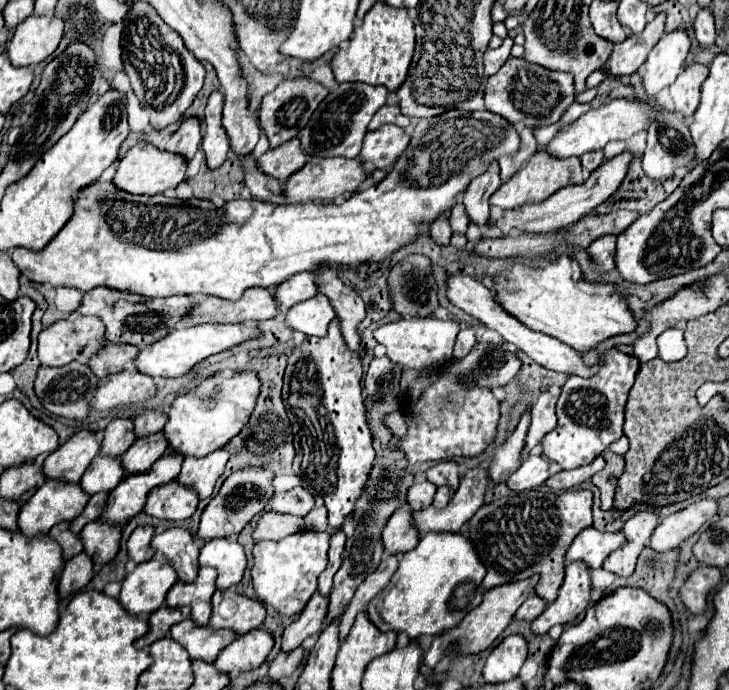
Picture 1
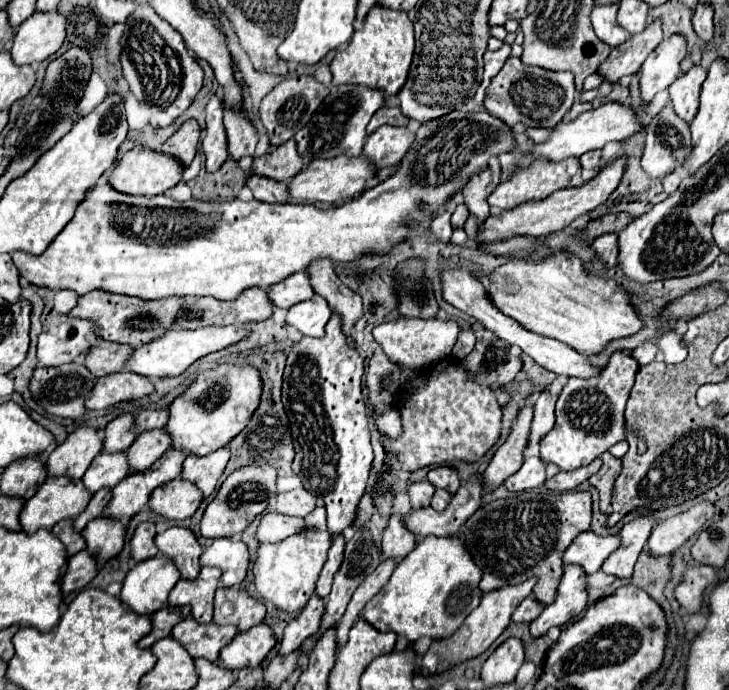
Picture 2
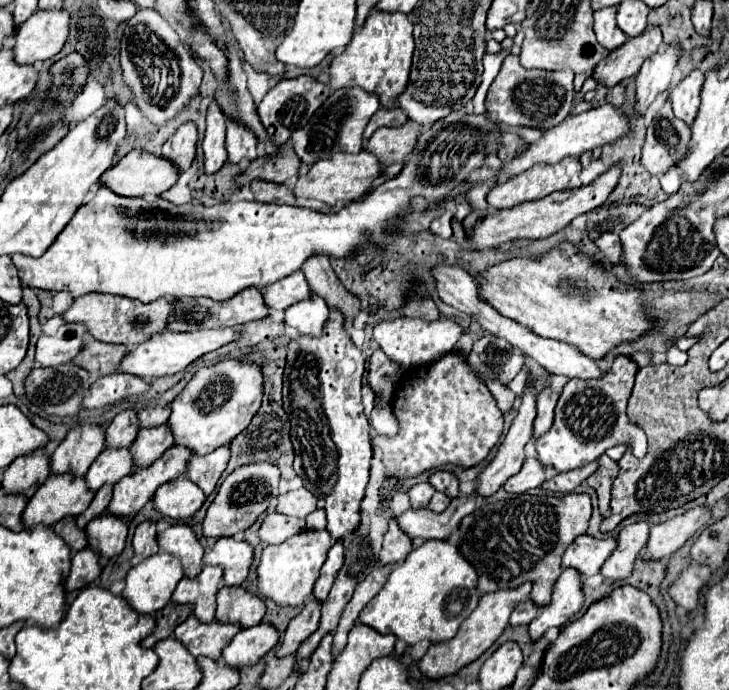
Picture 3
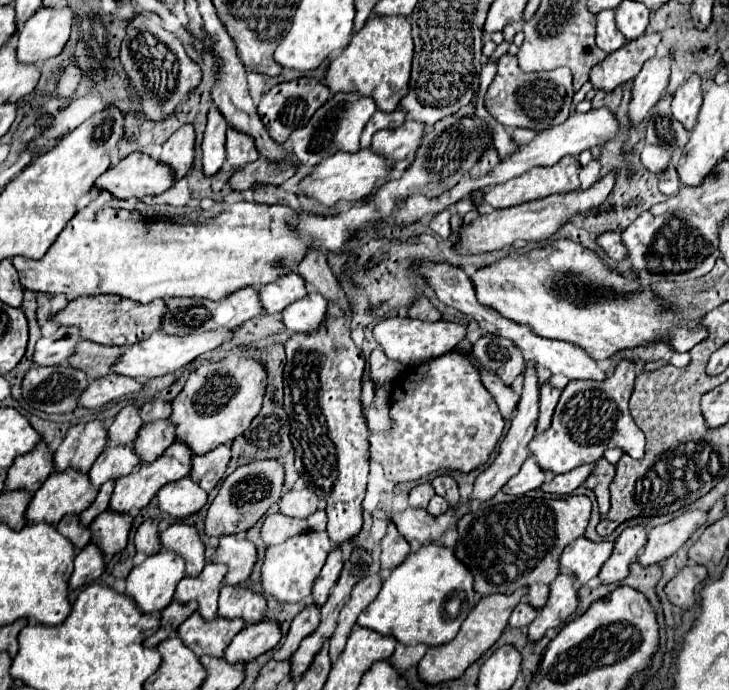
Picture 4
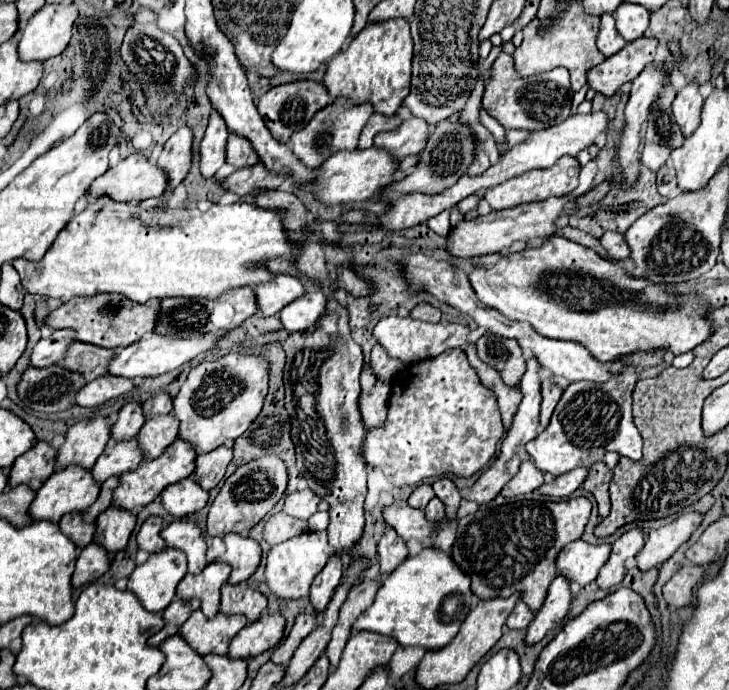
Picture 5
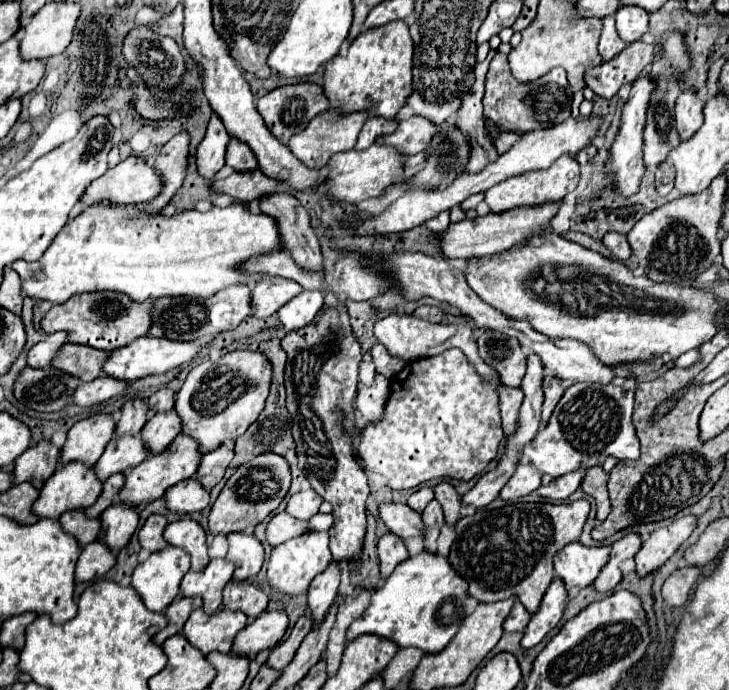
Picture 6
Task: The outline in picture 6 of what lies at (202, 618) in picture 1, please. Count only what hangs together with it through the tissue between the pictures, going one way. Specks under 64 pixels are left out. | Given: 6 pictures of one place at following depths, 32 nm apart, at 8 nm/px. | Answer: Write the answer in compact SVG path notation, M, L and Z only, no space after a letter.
M214 558L200 572L188 572L182 580L182 596L200 596L204 610L214 614L222 604L222 590L234 574L234 564L224 558Z

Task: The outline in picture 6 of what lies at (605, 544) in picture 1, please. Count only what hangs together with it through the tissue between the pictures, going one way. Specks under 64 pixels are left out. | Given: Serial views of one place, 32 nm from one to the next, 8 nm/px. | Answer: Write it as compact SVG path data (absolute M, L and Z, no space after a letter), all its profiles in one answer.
M572 542L554 556L556 578L564 582L566 592L572 588L582 590L598 578L600 570L608 562L608 552L608 546L586 548L580 542Z

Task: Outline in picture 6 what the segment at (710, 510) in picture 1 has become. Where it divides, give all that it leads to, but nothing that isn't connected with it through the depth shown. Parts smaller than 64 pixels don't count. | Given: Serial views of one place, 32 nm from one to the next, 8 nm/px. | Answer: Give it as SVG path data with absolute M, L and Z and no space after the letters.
M682 516L674 520L672 524L654 530L644 542L638 554L634 556L636 562L636 574L640 578L656 572L678 548L688 540L696 526L694 516Z

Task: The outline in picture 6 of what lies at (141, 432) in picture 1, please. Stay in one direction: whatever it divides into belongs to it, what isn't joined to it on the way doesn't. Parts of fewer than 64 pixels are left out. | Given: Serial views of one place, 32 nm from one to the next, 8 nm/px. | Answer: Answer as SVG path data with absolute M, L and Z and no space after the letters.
M160 388L158 392L154 392L150 398L148 398L148 404L150 404L150 412L168 412L174 408L174 402L176 402L176 392L170 390L170 388Z

